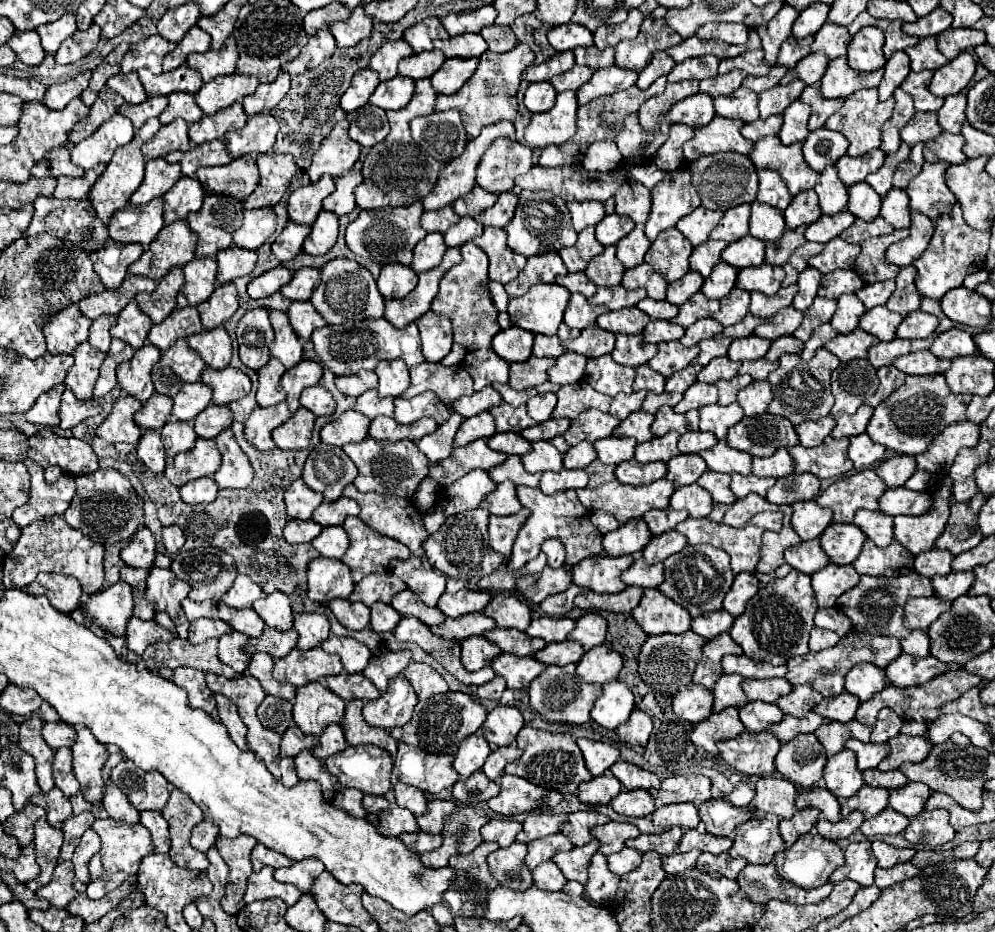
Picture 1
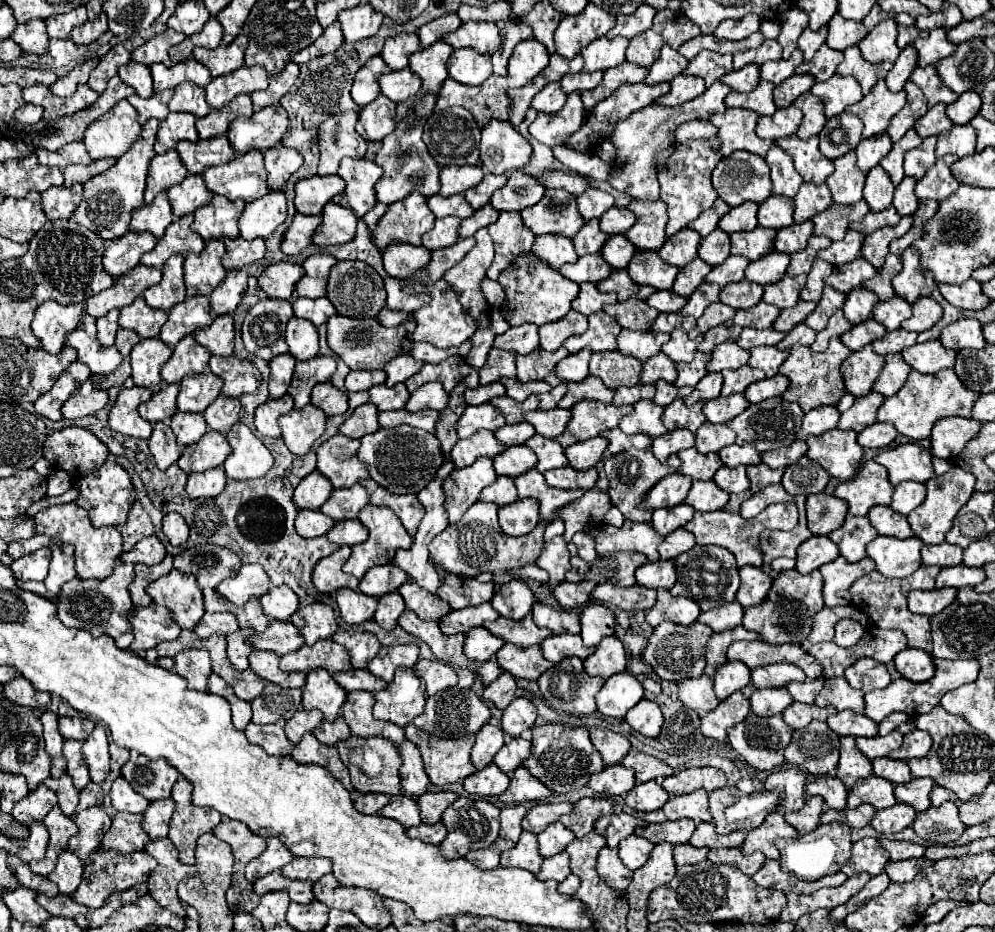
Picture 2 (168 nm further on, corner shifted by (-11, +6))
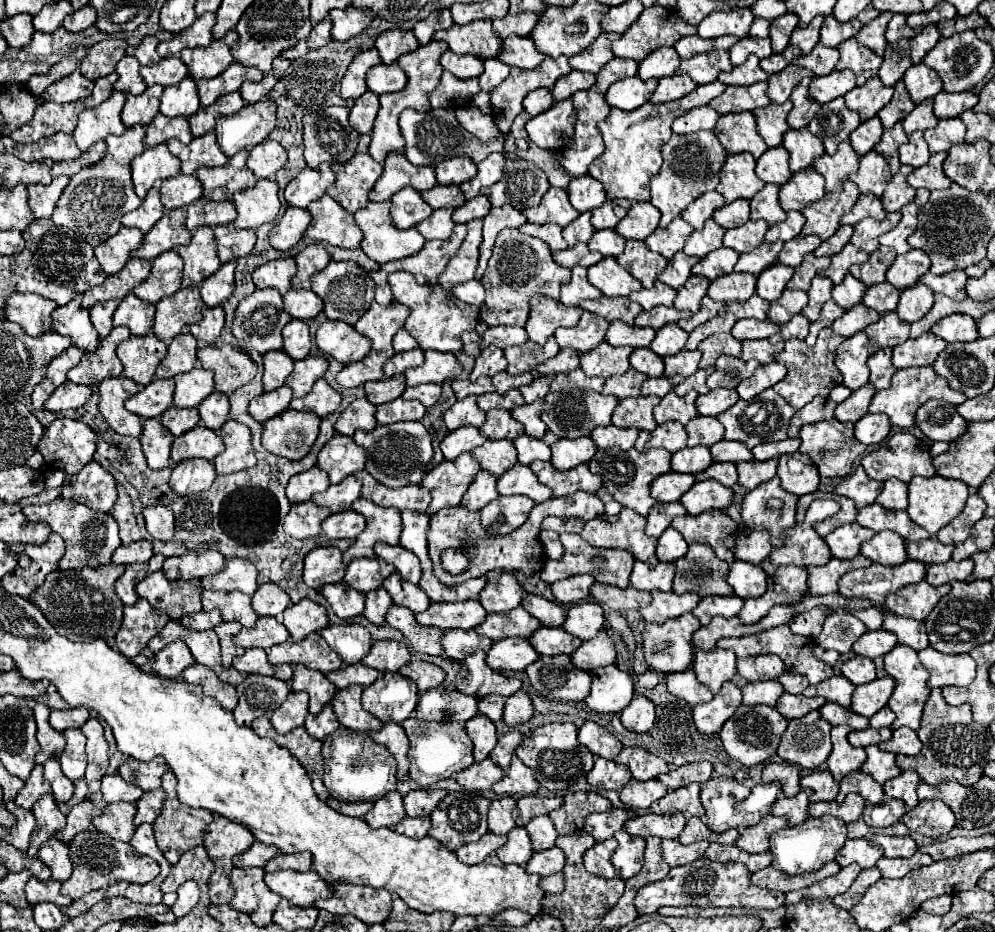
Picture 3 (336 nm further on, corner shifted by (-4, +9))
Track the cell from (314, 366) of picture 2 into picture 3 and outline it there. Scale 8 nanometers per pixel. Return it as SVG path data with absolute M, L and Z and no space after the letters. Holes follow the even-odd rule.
M306 356L304 360L294 362L292 374L286 378L286 386L292 388L294 398L304 396L304 392L310 392L312 384L322 378L328 370L328 360L324 356Z

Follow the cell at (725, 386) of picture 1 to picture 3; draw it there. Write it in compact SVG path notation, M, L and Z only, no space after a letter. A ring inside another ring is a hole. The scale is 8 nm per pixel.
M720 356L716 360L716 370L714 374L706 380L708 388L714 390L714 388L736 388L742 380L750 378L756 368L760 364L750 360L750 362L744 362L740 358L730 358L730 356Z

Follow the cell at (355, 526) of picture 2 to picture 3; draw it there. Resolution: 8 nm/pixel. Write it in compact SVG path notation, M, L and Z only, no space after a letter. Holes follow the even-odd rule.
M344 510L344 512L338 512L338 514L330 514L324 520L322 528L324 528L324 534L328 538L354 540L366 528L366 520L364 520L364 516L360 516L354 510Z

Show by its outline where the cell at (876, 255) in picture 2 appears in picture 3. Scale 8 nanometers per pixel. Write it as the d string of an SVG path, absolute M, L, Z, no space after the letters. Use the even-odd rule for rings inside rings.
M884 218L880 222L878 220L862 220L854 226L854 234L850 238L850 244L854 244L858 250L864 250L864 252L872 254L880 246L878 238L884 232L888 232L890 228L892 228L892 222L888 218Z

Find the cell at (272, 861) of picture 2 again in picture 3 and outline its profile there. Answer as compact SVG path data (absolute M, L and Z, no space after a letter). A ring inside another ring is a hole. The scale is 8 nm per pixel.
M254 842L250 850L235 856L232 862L238 868L254 868L254 866L256 868L264 868L266 862L270 862L276 854L278 854L278 848L274 848L272 844Z

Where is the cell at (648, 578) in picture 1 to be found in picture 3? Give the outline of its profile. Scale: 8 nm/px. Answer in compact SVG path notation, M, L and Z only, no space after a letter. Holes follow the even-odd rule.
M634 562L632 574L630 574L630 586L636 590L672 590L672 578L674 578L674 562L658 562L654 566L644 562Z

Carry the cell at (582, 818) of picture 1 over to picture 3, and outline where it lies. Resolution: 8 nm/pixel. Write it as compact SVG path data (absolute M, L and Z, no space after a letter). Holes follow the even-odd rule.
M568 792L564 796L564 806L550 812L550 818L558 830L558 834L570 834L584 826L584 818L592 812L606 812L612 804L598 792Z

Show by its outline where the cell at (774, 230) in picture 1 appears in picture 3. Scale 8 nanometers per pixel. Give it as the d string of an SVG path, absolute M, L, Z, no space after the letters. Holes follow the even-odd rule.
M766 184L752 200L750 200L750 210L752 210L752 220L766 220L768 224L776 224L786 220L786 212L778 204L778 190L780 186L770 186Z

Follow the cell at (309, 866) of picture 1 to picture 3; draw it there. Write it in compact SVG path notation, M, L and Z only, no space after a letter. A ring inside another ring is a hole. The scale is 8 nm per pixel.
M298 852L298 854L278 854L270 864L264 868L266 872L276 870L296 870L296 872L308 872L312 870L312 856L310 852Z

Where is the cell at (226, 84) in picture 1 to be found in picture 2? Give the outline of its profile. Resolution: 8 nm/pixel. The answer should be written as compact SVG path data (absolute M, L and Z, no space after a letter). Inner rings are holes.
M259 65L255 67L239 67L237 71L229 75L215 77L207 87L207 103L213 109L221 109L225 103L229 103L235 95L247 93L251 95L253 91L261 91L267 87L267 71Z

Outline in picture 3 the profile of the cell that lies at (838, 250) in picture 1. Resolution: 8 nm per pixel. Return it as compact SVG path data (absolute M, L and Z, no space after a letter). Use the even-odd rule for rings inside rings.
M840 226L838 232L836 232L830 240L826 240L822 246L818 246L818 248L814 250L814 256L820 258L820 256L834 256L834 254L840 254L842 248L848 244L850 236L852 236L852 226Z

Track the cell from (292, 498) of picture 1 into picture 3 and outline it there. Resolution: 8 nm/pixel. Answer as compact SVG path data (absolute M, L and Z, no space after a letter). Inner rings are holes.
M314 466L314 468L310 468L308 472L296 474L296 476L288 482L288 486L286 486L286 496L288 496L288 500L290 500L292 504L296 504L296 502L306 502L306 500L310 500L312 494L322 492L322 490L326 490L328 486L330 486L330 482L328 482L326 472Z

